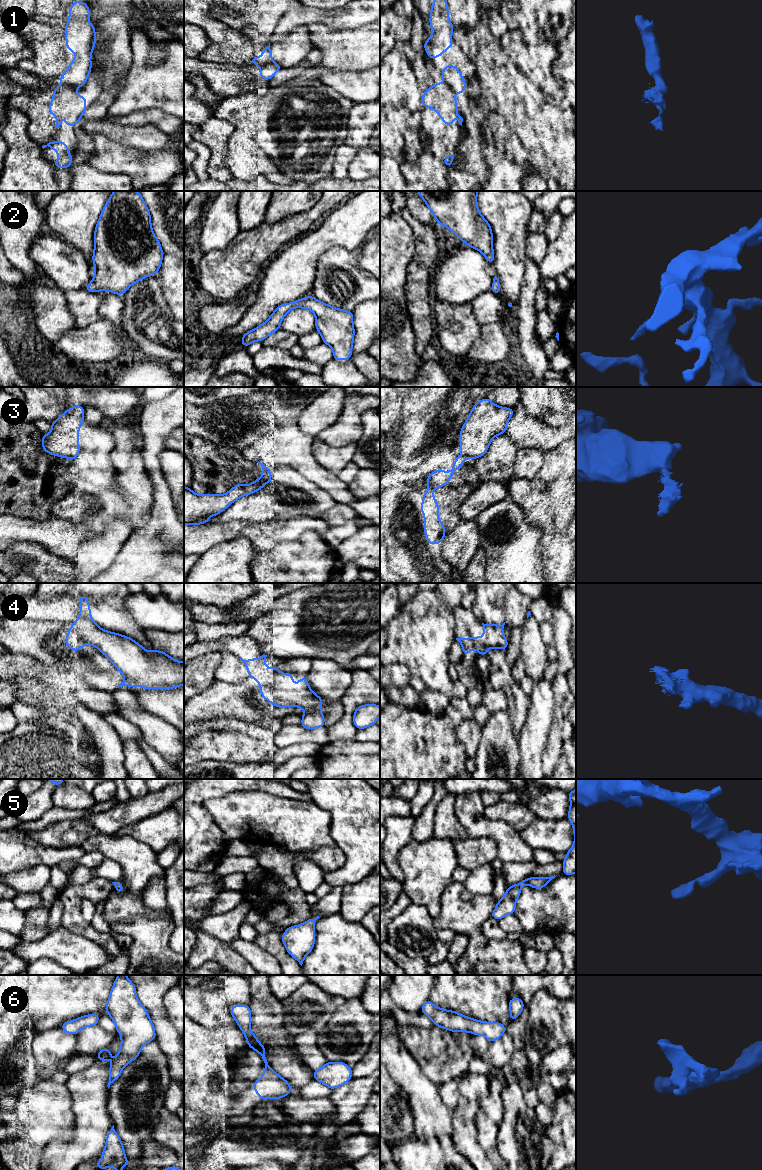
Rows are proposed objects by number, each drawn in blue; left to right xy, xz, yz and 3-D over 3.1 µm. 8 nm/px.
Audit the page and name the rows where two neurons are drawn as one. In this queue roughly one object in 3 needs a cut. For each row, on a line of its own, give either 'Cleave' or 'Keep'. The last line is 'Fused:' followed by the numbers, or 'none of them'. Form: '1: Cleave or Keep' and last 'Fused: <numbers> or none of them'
1: Cleave
2: Keep
3: Cleave
4: Keep
5: Keep
6: Keep
Fused: 1, 3

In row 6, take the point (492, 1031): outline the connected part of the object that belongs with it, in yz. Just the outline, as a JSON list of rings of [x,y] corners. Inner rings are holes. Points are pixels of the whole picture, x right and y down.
[[[430,1000],[422,1005],[421,1012],[428,1016],[435,1026],[452,1032],[470,1032],[473,1035],[483,1035],[489,1042],[499,1039],[507,1028],[499,1022],[480,1022],[458,1012],[438,1008]]]

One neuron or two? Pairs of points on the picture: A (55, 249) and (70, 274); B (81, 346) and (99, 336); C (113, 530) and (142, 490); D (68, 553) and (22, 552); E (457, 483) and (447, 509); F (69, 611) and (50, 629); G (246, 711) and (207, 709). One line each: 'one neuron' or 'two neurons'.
A: one neuron
B: one neuron
C: two neurons
D: two neurons
E: one neuron
F: two neurons
G: one neuron

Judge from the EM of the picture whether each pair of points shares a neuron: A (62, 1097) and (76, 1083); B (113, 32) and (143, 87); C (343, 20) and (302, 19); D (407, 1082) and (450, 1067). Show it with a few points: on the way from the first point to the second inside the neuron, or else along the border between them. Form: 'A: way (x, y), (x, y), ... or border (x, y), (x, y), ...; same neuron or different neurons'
A: border (65, 1084), (70, 1095), (71, 1111), (73, 1114); different neurons
B: border (132, 62), (124, 79); different neurons
C: way (333, 18), (312, 18); same neuron
D: border (412, 1056), (417, 1061), (421, 1071), (438, 1085); different neurons

